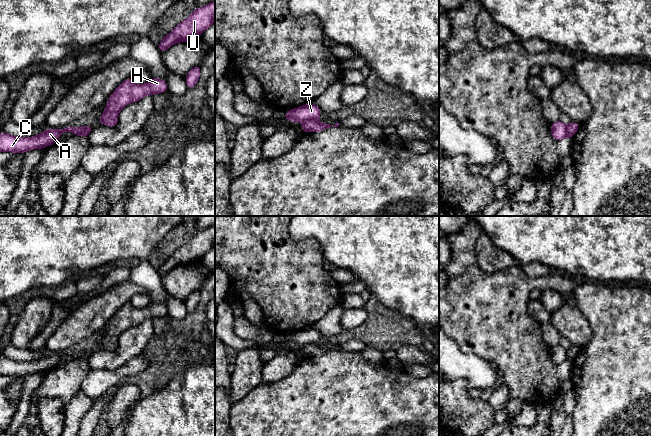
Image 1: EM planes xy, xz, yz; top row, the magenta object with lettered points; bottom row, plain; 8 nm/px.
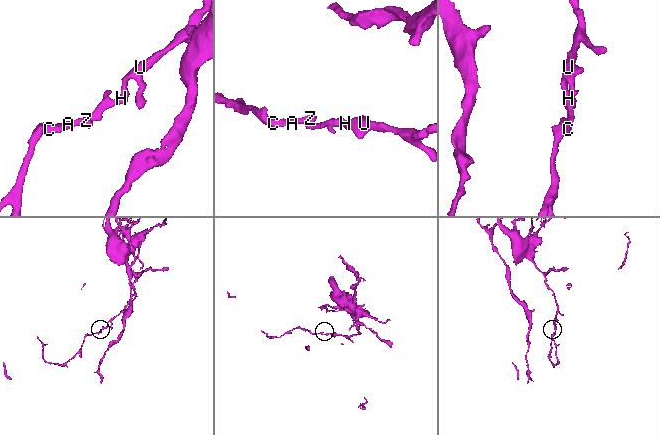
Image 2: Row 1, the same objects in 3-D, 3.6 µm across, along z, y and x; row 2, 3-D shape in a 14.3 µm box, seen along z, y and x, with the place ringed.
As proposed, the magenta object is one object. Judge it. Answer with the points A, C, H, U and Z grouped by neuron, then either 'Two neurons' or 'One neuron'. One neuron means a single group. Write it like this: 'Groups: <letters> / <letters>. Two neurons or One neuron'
Groups: A C Z / H U. Two neurons

